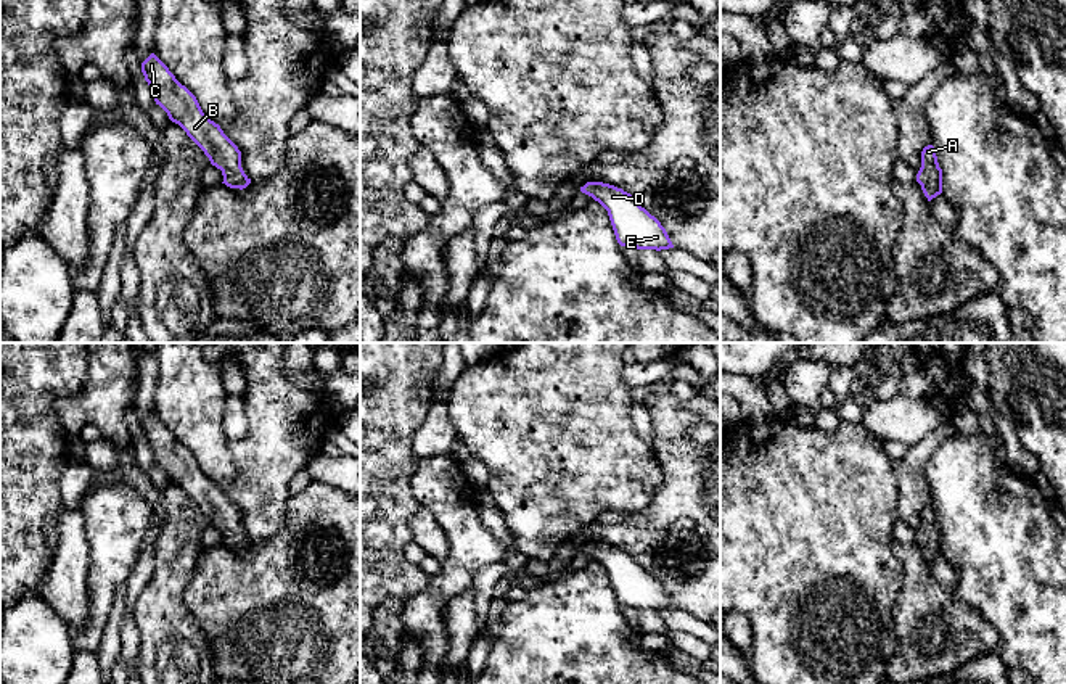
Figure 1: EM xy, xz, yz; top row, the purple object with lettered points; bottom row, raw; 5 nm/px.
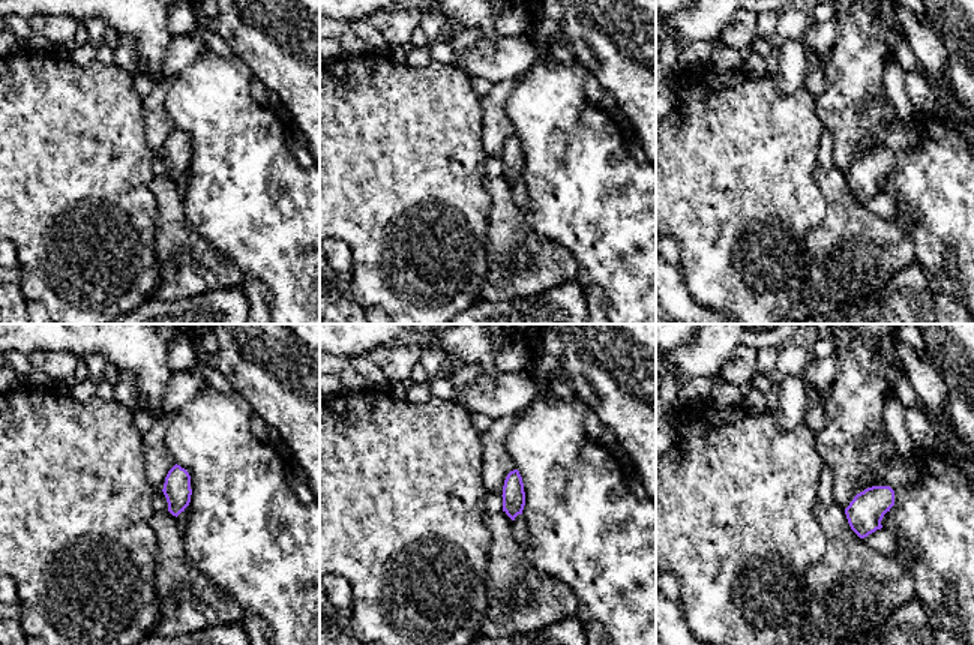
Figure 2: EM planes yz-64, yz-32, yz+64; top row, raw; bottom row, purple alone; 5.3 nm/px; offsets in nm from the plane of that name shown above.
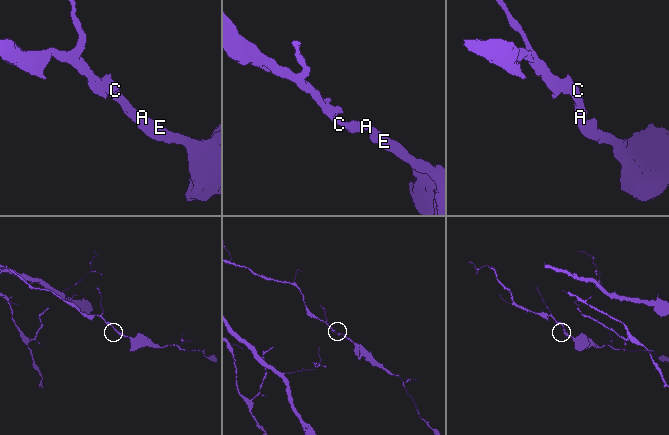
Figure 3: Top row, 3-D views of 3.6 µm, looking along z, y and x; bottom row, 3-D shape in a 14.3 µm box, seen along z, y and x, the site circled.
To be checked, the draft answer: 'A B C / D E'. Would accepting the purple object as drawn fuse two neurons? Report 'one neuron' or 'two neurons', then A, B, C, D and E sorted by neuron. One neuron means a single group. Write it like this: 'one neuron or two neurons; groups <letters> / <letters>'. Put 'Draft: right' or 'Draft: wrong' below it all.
one neuron; groups A B C D E
Draft: wrong

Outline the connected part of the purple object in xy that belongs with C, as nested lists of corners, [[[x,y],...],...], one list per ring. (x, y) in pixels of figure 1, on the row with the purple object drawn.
[[[154,53],[141,63],[141,72],[151,87],[156,105],[187,132],[211,164],[222,171],[222,183],[230,188],[246,188],[251,179],[241,167],[241,151],[220,126],[203,113],[196,97],[175,79]]]

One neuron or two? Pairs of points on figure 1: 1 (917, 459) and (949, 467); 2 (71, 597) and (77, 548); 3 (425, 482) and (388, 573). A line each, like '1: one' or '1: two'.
1: two
2: one
3: two

